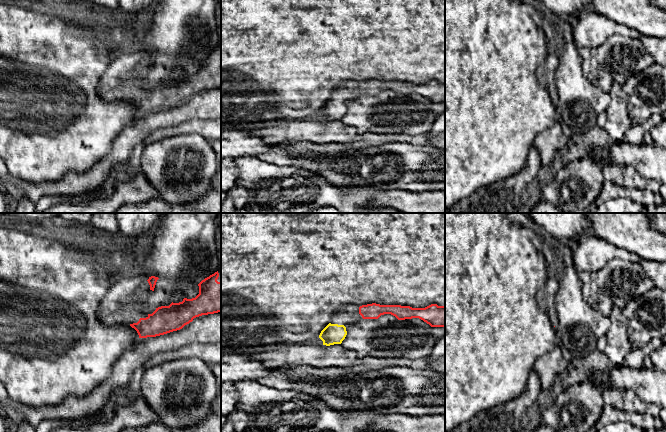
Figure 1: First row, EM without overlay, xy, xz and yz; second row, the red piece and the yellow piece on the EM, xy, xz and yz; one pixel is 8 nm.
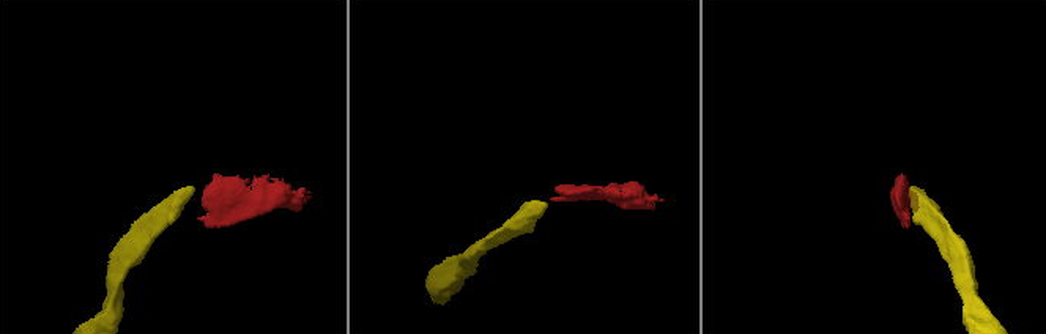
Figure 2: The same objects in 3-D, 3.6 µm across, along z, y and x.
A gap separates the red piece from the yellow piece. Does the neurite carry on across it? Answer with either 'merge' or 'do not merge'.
merge

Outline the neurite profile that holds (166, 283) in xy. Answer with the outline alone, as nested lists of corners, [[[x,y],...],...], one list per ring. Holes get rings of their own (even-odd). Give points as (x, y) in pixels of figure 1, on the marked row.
[[[164,213],[142,267],[142,274],[159,279],[153,291],[145,281],[136,294],[143,311],[152,314],[158,307],[195,298],[198,284],[217,272],[221,244],[216,239],[216,217],[217,213]]]

